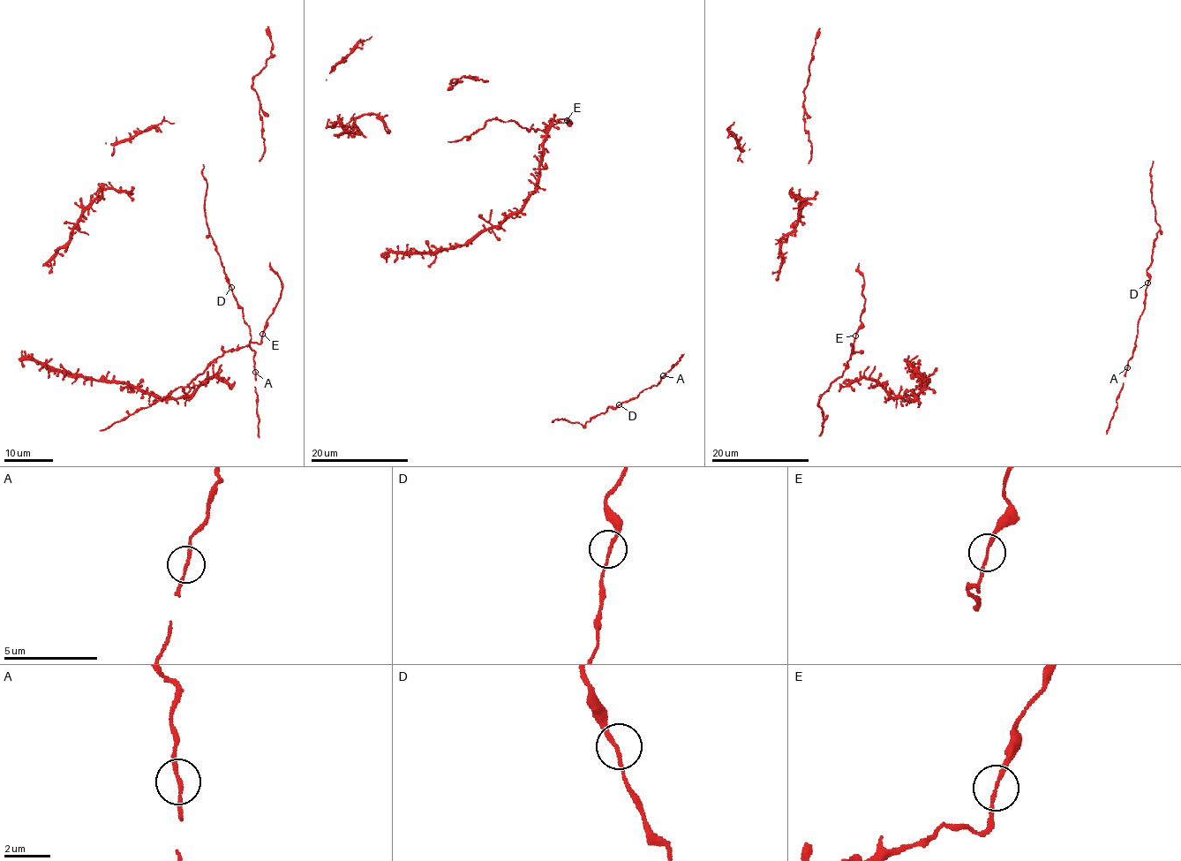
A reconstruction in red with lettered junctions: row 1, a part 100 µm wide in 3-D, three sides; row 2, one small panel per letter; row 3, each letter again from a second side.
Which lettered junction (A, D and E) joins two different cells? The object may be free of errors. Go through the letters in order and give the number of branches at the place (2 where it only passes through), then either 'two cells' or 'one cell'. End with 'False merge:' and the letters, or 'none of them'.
A: 2 branches meet; one cell
D: 2 branches meet; one cell
E: 2 branches meet; one cell
False merge: none of them

